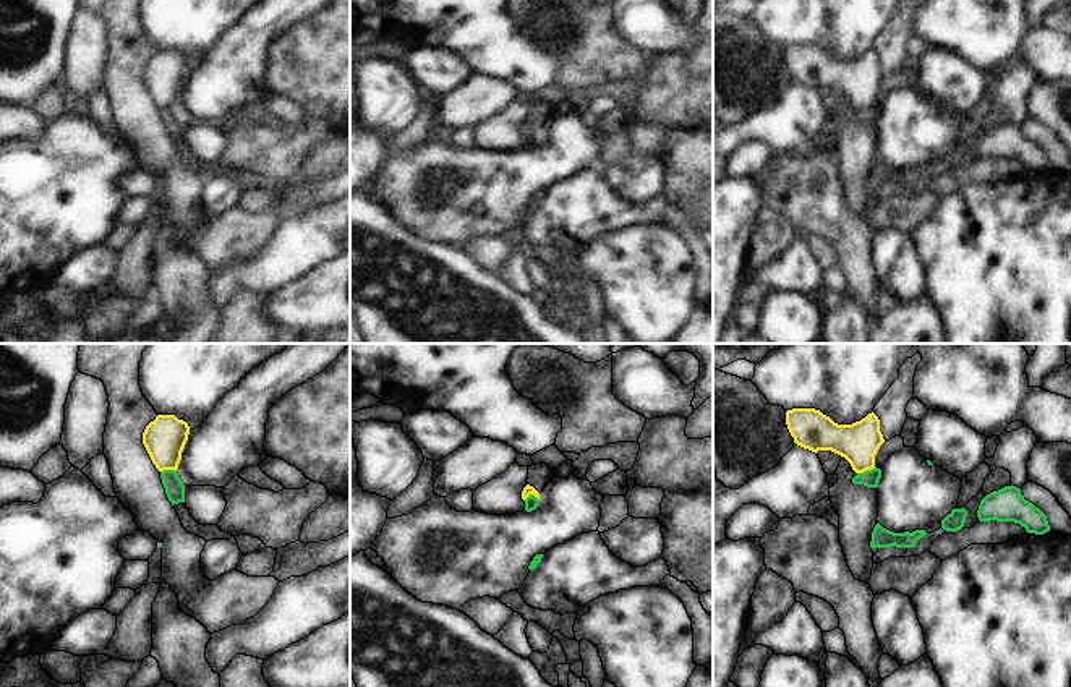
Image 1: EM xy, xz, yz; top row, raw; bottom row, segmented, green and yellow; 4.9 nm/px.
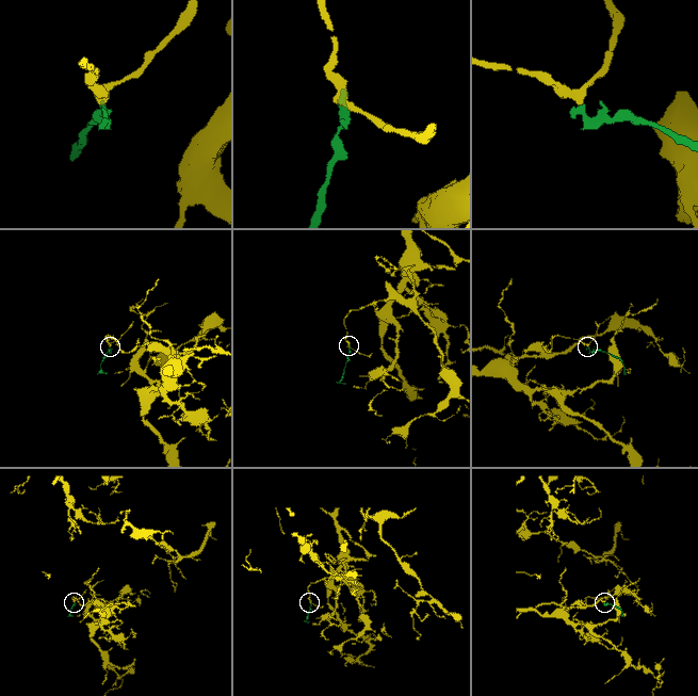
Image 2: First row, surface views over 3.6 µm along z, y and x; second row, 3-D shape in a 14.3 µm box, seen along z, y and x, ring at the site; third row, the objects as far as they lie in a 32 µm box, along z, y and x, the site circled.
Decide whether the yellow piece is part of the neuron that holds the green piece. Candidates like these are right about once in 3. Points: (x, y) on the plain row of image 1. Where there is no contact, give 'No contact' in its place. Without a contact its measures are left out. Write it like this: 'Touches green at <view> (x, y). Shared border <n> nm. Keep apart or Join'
Touches green at yz (866, 109). Shared border 100 nm. Keep apart

